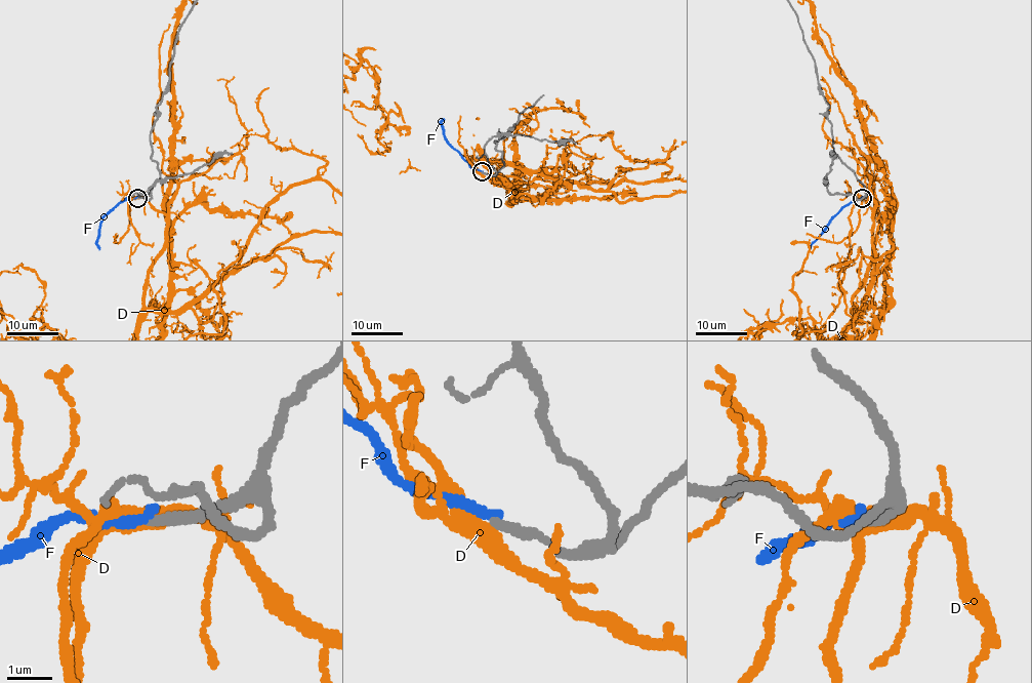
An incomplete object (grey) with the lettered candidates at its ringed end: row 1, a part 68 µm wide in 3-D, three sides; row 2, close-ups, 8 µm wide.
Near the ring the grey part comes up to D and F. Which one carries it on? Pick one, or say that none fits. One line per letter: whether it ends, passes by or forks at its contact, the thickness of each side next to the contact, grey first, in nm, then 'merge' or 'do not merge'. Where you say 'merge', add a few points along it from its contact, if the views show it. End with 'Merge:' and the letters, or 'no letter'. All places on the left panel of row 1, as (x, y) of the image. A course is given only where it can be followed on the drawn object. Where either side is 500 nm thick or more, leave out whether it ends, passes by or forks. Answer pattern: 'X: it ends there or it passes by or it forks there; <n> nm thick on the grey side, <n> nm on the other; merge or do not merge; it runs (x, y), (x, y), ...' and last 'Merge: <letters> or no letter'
D: it passes by; 240 nm thick on the grey side, 420 nm on the other; do not merge
F: it ends there; 240 nm thick on the grey side, 240 nm on the other; merge; it runs (138, 197), (128, 197), (101, 218), (96, 242), (99, 250)
Merge: F

